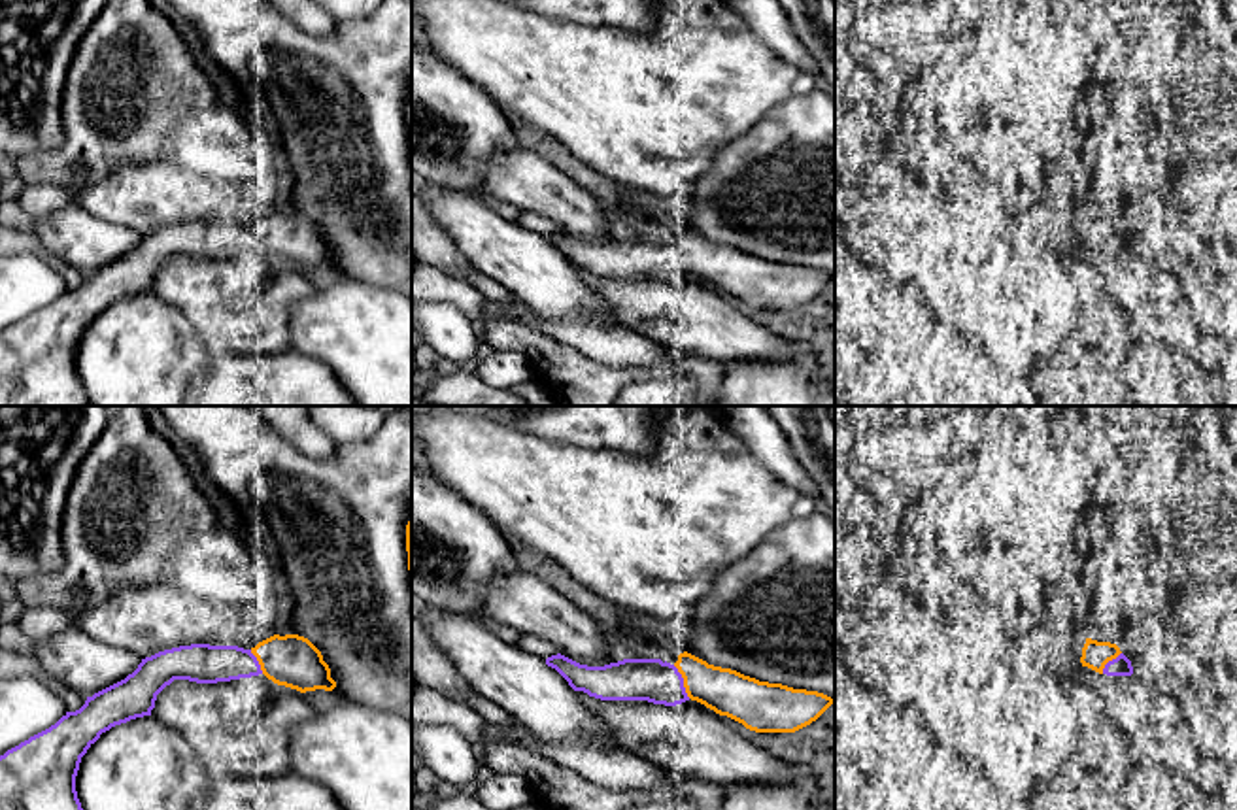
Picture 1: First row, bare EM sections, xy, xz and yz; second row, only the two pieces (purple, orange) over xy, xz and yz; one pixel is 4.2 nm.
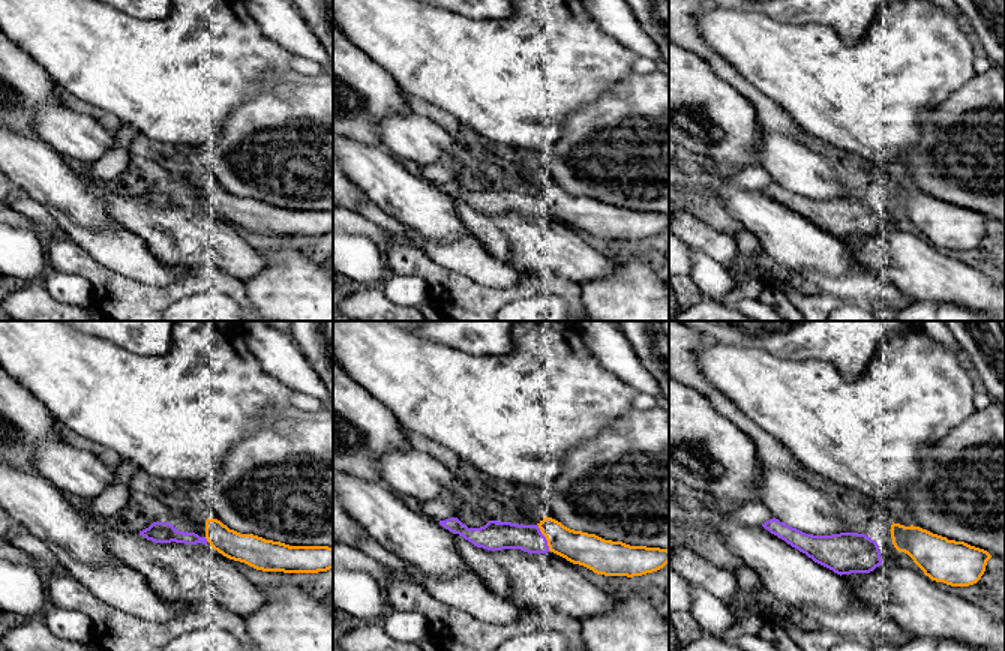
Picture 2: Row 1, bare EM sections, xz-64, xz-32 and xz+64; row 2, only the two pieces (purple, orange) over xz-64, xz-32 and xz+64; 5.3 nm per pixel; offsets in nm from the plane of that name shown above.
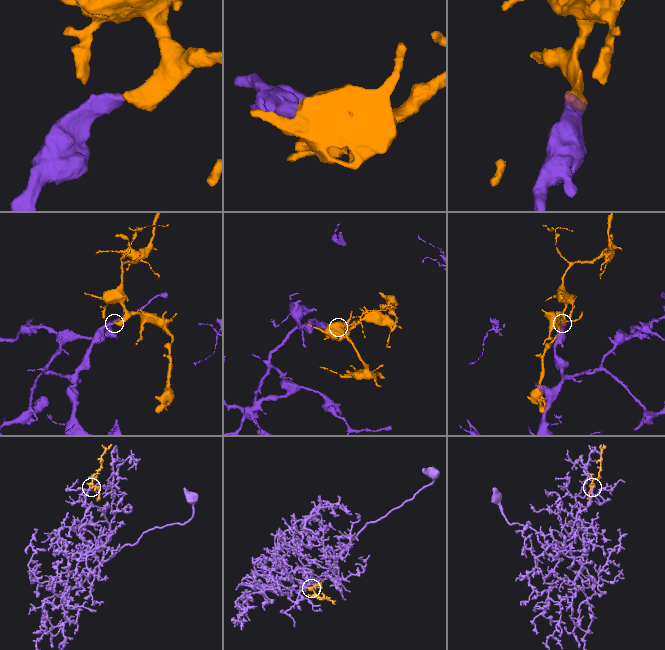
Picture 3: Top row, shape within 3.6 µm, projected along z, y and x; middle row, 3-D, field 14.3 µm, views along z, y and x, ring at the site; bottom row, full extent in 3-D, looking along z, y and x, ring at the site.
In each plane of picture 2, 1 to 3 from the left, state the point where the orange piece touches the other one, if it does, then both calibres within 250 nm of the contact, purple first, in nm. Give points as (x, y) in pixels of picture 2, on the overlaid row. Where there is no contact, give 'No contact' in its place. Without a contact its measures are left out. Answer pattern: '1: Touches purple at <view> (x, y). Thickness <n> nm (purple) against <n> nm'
1: Touches purple at xz-64 (206, 539). Thickness 110 nm (purple) against 160 nm
2: Touches purple at xz-32 (545, 537). Thickness 150 nm (purple) against 180 nm
3: No contact

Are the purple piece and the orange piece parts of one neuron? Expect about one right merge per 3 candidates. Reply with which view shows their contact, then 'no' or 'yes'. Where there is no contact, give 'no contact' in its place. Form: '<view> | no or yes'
xz | yes

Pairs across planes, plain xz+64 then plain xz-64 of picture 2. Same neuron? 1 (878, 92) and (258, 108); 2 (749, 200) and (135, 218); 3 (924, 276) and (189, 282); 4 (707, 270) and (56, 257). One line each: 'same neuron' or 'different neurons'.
1: different neurons
2: different neurons
3: different neurons
4: different neurons

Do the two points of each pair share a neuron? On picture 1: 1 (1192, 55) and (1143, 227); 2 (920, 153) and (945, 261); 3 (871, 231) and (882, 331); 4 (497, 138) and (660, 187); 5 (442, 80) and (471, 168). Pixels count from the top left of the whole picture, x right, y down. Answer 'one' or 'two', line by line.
1: two
2: two
3: two
4: two
5: one

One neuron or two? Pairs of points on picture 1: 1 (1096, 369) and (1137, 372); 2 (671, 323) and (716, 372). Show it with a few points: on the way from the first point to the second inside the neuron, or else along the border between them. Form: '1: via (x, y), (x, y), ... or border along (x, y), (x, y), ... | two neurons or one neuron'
1: border along (1117, 363), (1128, 386) | two neurons
2: border along (671, 346), (695, 352), (726, 367) | two neurons

